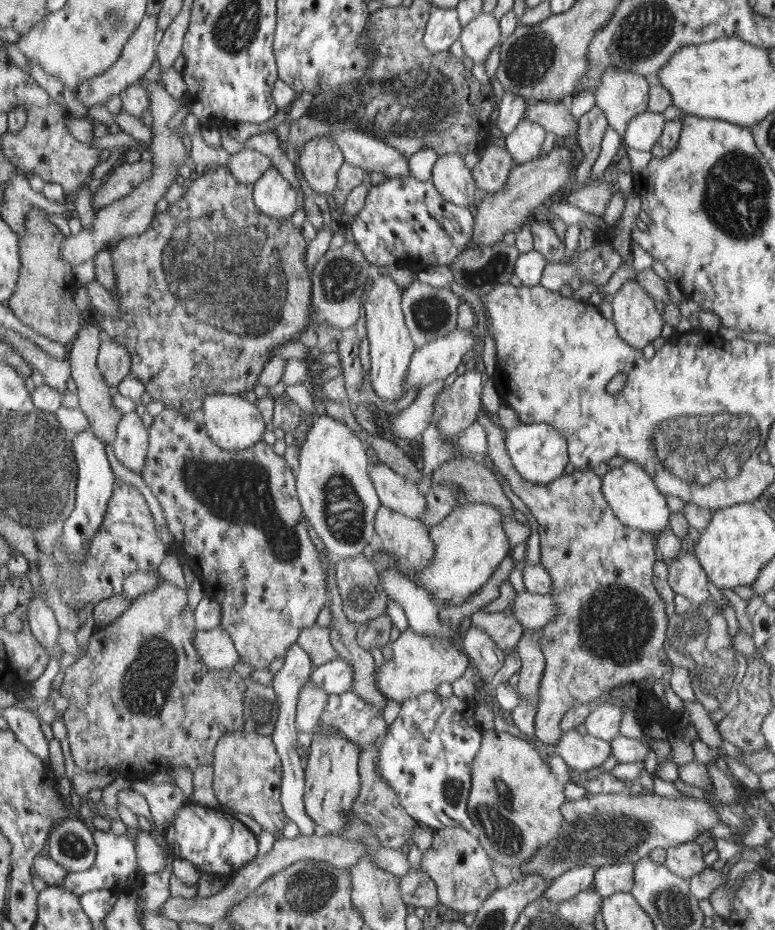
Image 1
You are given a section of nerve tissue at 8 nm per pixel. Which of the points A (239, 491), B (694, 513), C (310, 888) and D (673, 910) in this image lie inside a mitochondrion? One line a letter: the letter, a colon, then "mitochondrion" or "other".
A: mitochondrion
B: mitochondrion
C: mitochondrion
D: mitochondrion

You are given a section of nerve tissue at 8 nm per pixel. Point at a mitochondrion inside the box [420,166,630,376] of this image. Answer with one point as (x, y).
(492, 270)

